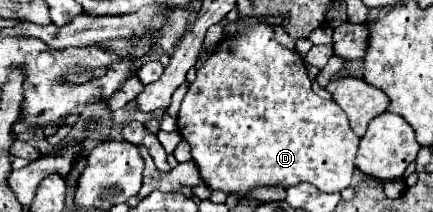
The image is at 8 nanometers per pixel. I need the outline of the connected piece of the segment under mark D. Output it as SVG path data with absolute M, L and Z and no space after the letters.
M256 22L252 26L242 28L236 36L224 38L216 46L212 56L206 58L202 68L198 68L198 72L196 72L196 80L188 86L188 92L182 100L180 114L178 114L178 132L192 146L192 158L198 164L200 176L206 182L206 186L210 186L212 190L224 190L226 194L236 194L236 196L242 196L250 188L256 188L256 186L282 184L282 186L288 188L288 186L294 186L294 184L300 184L300 182L310 182L322 192L342 192L352 182L352 174L354 174L354 168L356 168L354 160L356 160L356 152L358 152L358 146L360 146L360 138L350 130L350 124L346 122L346 112L336 102L322 100L320 96L314 94L312 80L308 78L308 68L306 68L304 58L298 54L298 50L294 50L294 48L290 50L290 48L282 46L276 40L274 26L268 24L268 22Z

